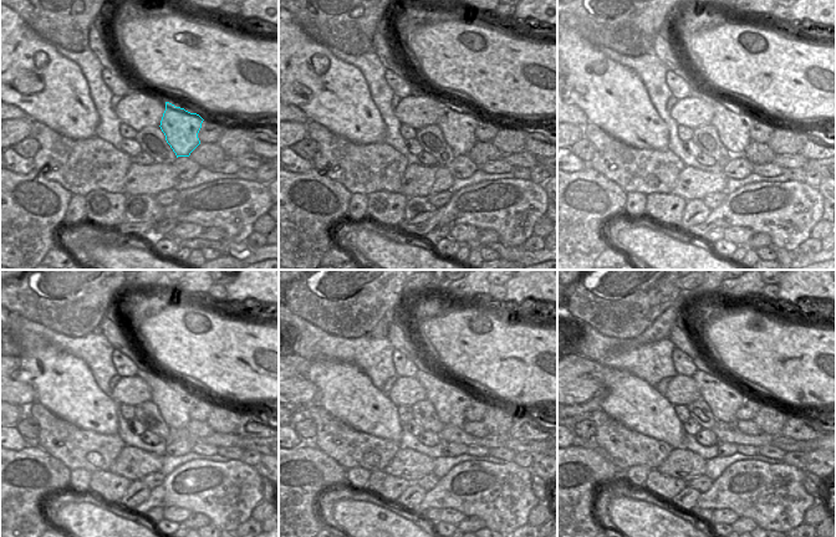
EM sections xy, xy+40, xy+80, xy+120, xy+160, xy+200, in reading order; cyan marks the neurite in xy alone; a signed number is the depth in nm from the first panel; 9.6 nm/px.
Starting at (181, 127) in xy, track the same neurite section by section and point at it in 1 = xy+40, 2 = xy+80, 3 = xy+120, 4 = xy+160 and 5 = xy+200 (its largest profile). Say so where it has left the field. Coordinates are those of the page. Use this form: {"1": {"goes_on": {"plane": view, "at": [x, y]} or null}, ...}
{"1": {"goes_on": {"plane": "xy+40", "at": [458, 126]}}, "2": {"goes_on": {"plane": "xy+80", "at": [733, 124]}}, "3": {"goes_on": {"plane": "xy+120", "at": [174, 402]}}, "4": {"goes_on": {"plane": "xy+160", "at": [449, 400]}}, "5": {"goes_on": {"plane": "xy+200", "at": [724, 398]}}}

